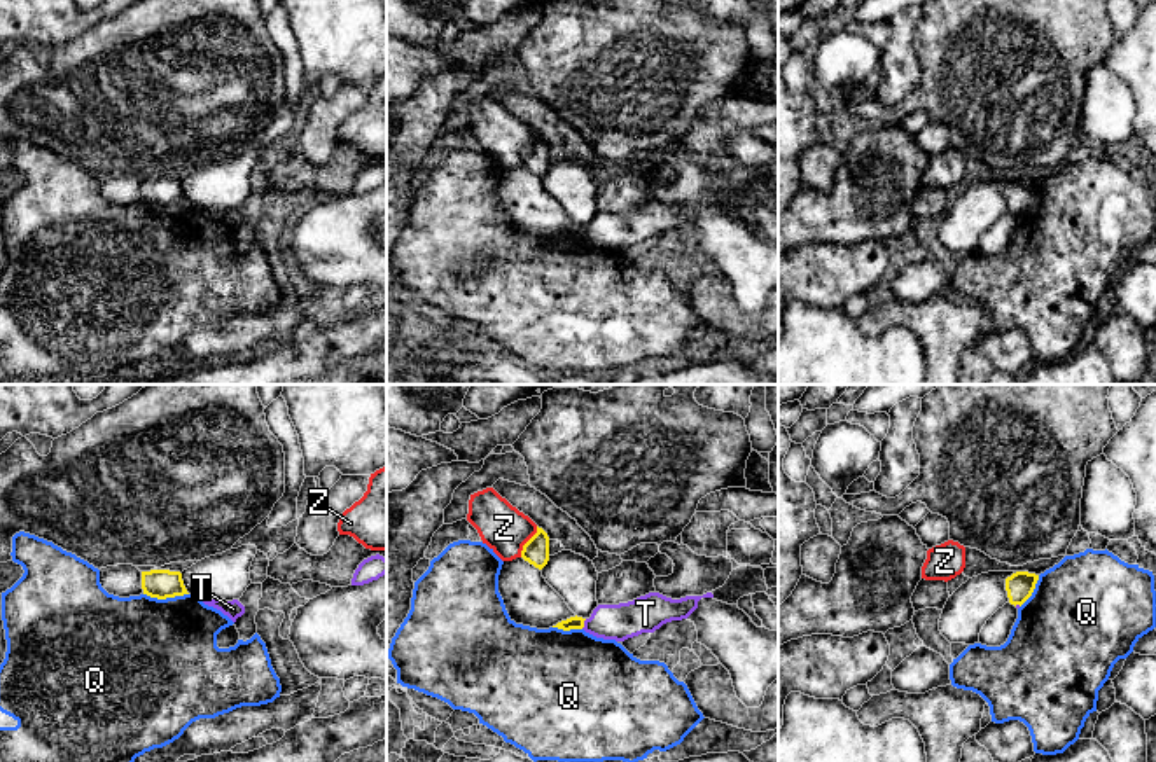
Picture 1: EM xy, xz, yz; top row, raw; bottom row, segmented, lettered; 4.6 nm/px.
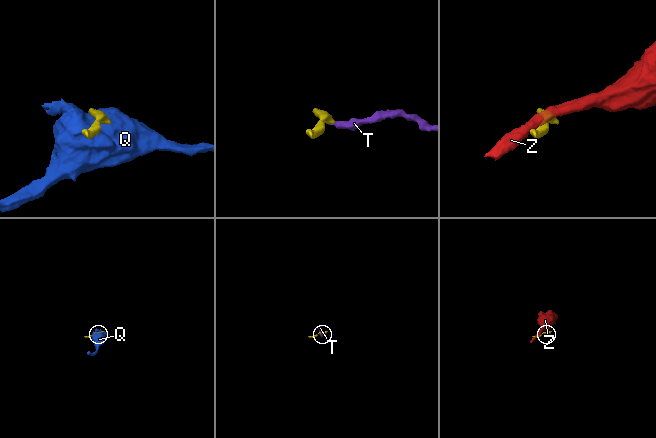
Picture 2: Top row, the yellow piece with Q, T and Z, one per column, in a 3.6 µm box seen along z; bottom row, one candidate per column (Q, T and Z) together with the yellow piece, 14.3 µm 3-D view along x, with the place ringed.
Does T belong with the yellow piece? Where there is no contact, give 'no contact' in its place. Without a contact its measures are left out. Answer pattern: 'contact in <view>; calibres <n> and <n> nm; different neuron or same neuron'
contact in xz; calibres 60 and 170 nm; same neuron

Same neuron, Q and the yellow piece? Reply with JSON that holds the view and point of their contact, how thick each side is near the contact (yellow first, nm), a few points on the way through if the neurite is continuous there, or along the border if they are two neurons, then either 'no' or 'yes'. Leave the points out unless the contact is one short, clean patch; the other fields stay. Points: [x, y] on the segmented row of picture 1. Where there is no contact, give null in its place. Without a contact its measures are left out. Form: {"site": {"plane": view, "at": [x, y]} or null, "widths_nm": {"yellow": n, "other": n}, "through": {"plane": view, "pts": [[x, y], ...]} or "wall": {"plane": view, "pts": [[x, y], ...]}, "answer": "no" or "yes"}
{"site": {"plane": "xy", "at": [167, 596]}, "widths_nm": {"yellow": 140, "other": 480}, "answer": "no"}

